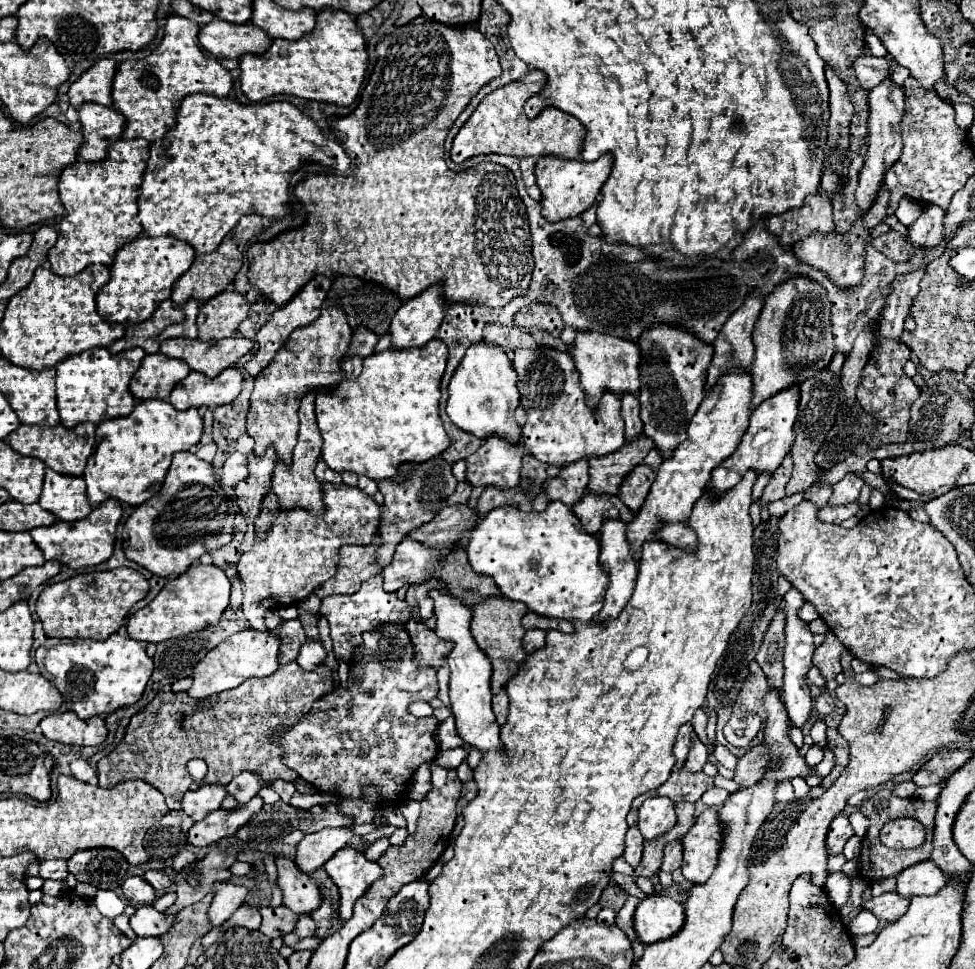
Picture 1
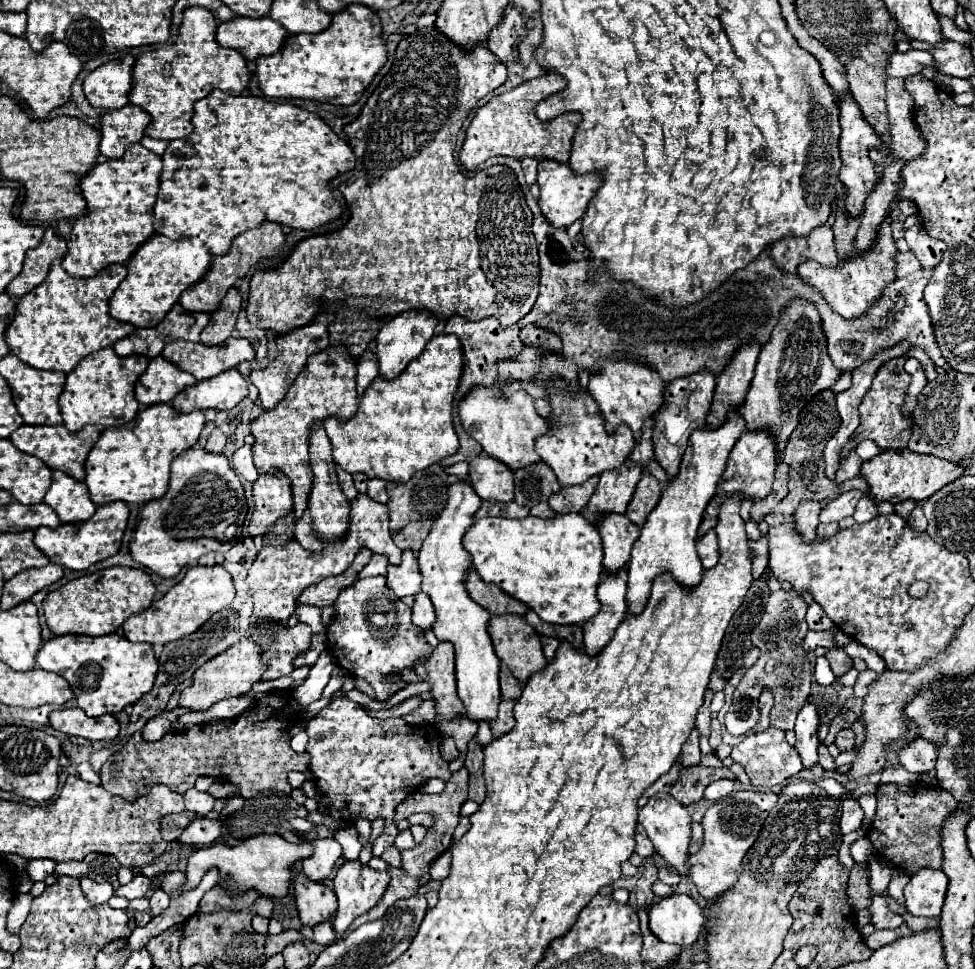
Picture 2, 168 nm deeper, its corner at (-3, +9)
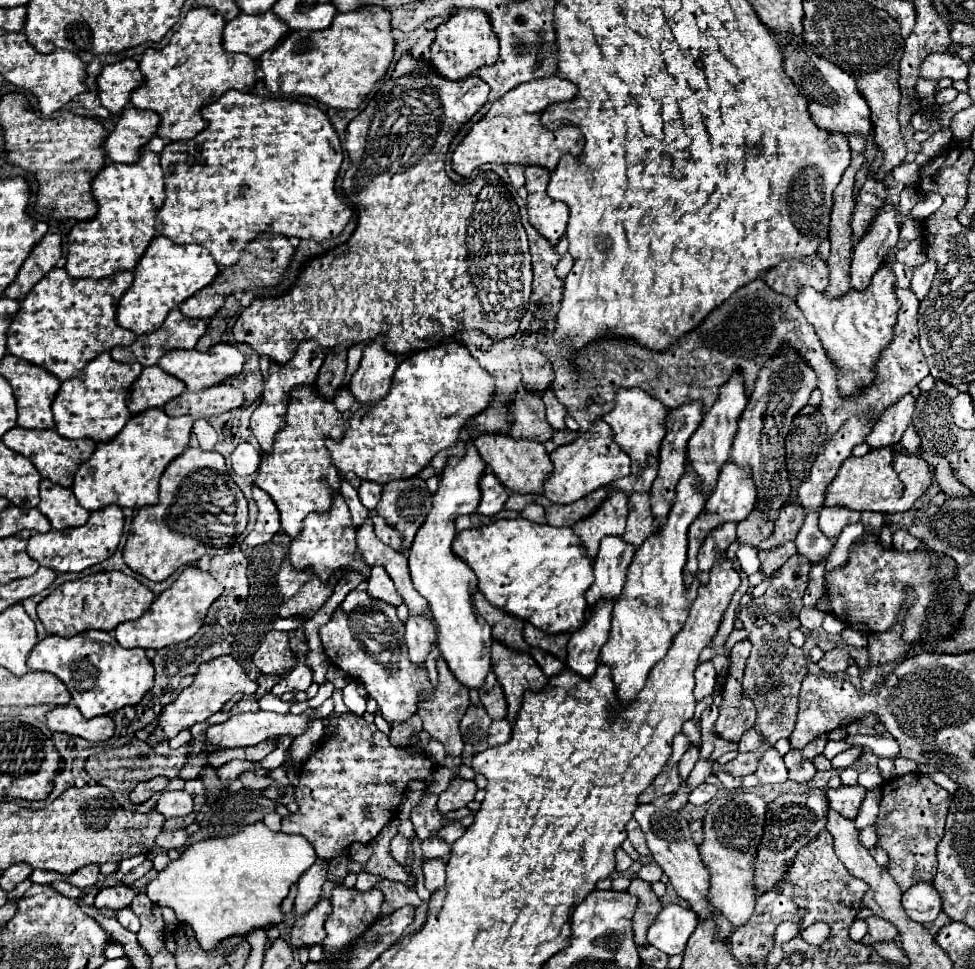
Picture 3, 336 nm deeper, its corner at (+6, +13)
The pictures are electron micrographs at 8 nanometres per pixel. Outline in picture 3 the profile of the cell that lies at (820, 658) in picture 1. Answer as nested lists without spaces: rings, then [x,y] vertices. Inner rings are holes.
[[[835,646],[833,650],[825,652],[825,656],[819,660],[819,668],[827,674],[845,672],[849,666],[849,650],[845,646]]]

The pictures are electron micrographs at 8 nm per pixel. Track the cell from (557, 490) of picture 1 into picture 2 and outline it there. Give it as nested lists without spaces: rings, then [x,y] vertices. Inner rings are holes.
[[[590,478],[584,484],[578,484],[572,488],[562,488],[558,494],[554,494],[548,500],[548,504],[556,514],[580,512],[588,504],[592,492],[596,490],[596,484],[598,484],[598,478]]]

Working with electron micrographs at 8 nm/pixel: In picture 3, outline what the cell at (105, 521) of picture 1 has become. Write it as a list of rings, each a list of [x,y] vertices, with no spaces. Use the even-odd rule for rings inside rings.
[[[111,504],[107,508],[91,512],[89,520],[83,526],[65,528],[65,530],[49,530],[47,534],[35,532],[29,538],[27,552],[41,566],[47,566],[55,572],[81,572],[93,564],[103,562],[107,556],[111,556],[121,540],[121,534],[123,534],[123,512],[119,506]]]

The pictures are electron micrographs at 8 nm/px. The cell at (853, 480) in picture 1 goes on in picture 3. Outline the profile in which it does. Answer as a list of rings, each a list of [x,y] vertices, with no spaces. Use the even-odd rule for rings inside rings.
[[[825,506],[819,514],[819,528],[827,538],[831,538],[831,536],[837,536],[843,530],[845,524],[851,524],[851,522],[857,522],[857,520],[861,520],[861,516],[855,510]]]

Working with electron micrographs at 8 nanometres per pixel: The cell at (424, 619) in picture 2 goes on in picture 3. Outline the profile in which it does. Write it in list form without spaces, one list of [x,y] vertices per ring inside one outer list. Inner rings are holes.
[[[409,616],[405,622],[405,644],[409,648],[409,658],[415,664],[425,664],[427,652],[435,642],[435,624],[425,616]]]

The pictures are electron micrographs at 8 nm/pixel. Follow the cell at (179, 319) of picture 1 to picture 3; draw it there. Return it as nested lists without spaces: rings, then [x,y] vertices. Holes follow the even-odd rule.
[[[171,310],[163,322],[163,326],[151,334],[137,336],[131,346],[113,348],[109,354],[119,362],[139,362],[143,366],[157,364],[159,356],[171,348],[193,348],[197,340],[203,336],[207,322],[201,318],[189,320],[179,310]]]

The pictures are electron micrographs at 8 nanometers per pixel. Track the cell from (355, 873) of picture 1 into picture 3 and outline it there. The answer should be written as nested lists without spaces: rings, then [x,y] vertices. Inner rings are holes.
[[[335,884],[331,902],[333,910],[325,922],[325,952],[345,948],[347,944],[351,944],[353,936],[359,936],[359,932],[363,932],[363,928],[371,924],[371,920],[377,920],[377,916],[381,914],[383,892],[377,888],[361,892],[357,888],[347,888],[345,884]]]

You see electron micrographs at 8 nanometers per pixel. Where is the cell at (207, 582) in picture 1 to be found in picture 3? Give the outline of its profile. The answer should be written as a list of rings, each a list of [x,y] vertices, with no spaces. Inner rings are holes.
[[[187,566],[181,572],[181,576],[163,594],[155,598],[155,602],[141,618],[119,624],[115,628],[115,638],[123,648],[139,646],[139,648],[155,648],[155,650],[177,642],[185,642],[197,634],[209,606],[221,596],[221,592],[223,586],[209,572],[203,572],[197,566]]]

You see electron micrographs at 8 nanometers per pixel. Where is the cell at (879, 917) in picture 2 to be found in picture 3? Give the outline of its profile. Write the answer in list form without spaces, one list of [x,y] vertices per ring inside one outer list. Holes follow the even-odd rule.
[[[869,916],[869,918],[865,918],[865,922],[867,922],[869,930],[867,930],[865,938],[861,940],[863,944],[873,944],[873,942],[881,942],[881,940],[893,940],[897,936],[897,928],[891,922],[879,918],[879,916]]]

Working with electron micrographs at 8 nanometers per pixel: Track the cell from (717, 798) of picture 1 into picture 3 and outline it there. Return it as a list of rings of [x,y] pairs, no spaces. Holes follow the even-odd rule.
[[[703,782],[703,784],[699,784],[699,786],[697,786],[697,788],[691,792],[689,802],[691,802],[691,804],[695,804],[695,806],[701,806],[701,804],[709,802],[709,800],[711,800],[715,794],[717,794],[717,788],[715,788],[713,784]]]

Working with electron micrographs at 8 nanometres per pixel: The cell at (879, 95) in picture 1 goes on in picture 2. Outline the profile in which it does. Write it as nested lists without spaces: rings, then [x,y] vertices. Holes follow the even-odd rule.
[[[894,160],[888,166],[884,166],[880,184],[866,198],[864,214],[856,234],[856,252],[868,252],[868,248],[872,248],[872,240],[876,240],[876,228],[880,228],[880,220],[884,220],[884,216],[892,212],[892,202],[900,200],[902,166],[904,166],[902,160]]]

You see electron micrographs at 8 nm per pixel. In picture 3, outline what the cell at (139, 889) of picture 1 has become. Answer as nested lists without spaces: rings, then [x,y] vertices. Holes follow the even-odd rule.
[[[117,884],[113,888],[103,888],[103,890],[99,890],[99,894],[95,898],[95,906],[97,908],[113,908],[113,910],[127,908],[131,904],[135,892],[137,892],[137,888],[125,886],[125,884]]]

